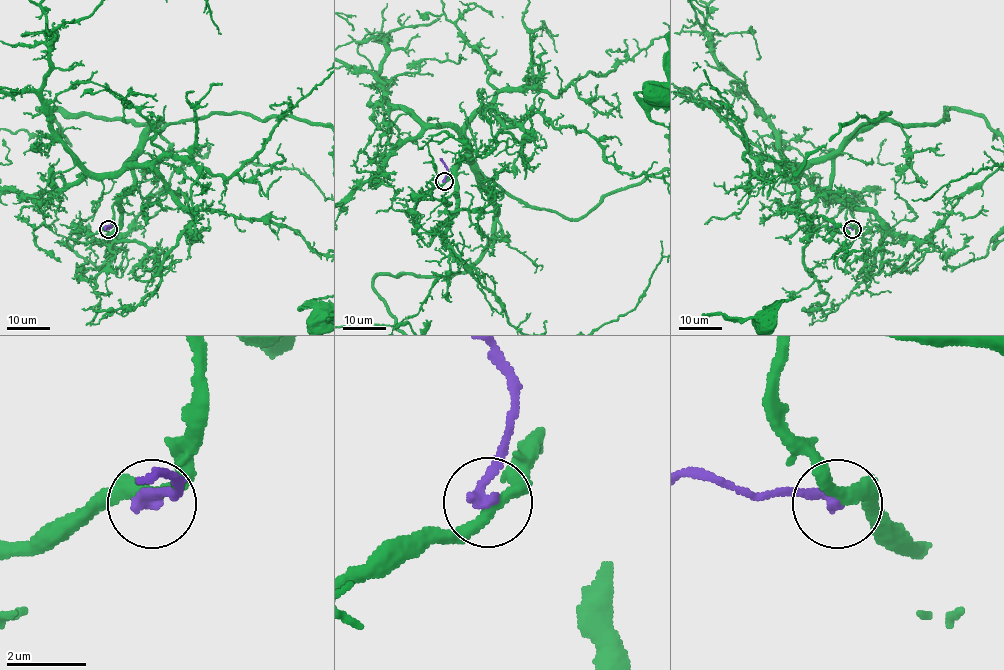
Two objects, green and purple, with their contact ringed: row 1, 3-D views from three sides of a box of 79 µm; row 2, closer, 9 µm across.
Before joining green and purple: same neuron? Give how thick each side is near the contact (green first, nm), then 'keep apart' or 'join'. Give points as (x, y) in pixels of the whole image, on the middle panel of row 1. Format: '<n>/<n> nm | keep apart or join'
320/300 nm | keep apart

